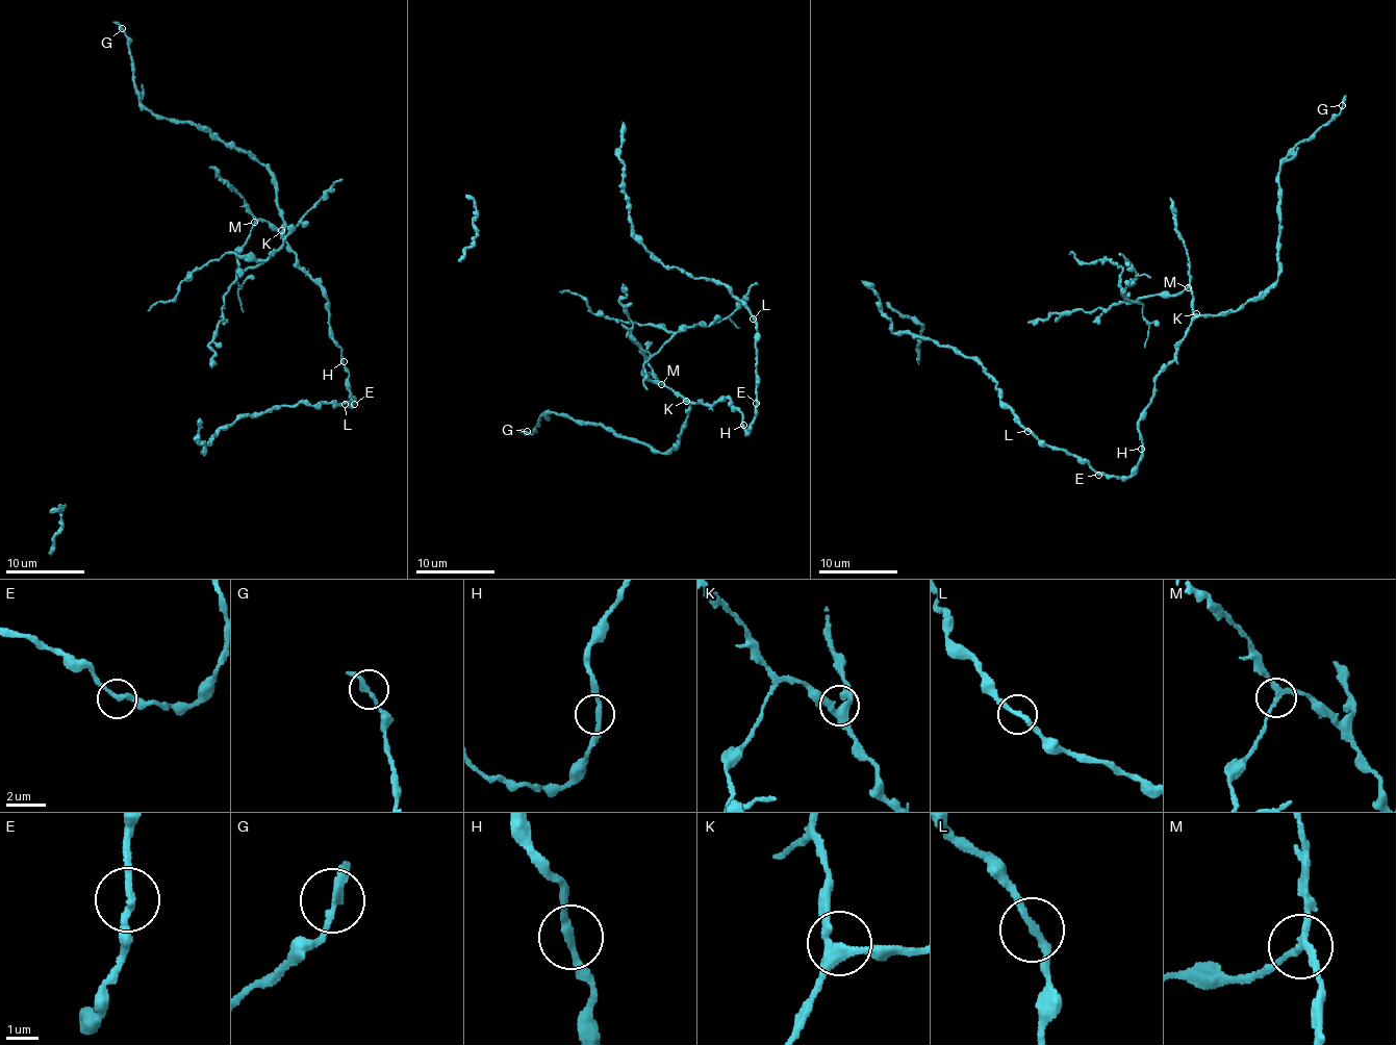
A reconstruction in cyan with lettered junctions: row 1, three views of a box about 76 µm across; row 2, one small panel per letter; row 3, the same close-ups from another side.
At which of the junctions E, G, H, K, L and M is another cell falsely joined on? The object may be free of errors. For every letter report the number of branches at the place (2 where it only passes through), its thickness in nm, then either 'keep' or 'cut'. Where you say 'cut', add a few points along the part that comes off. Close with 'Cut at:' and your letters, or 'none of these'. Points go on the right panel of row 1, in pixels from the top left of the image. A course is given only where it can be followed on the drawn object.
E: 2 | 200 nm | keep
G: 2 | 240 nm | keep
H: 2 | 200 nm | keep
K: 3 | 320 nm | keep
L: 2 | 220 nm | keep
M: 3 | 190 nm | cut | (1188, 287), (1174, 294), (1145, 296), (1139, 302), (1124, 296), (1122, 266), (1112, 259), (1084, 263), (1069, 253)
Cut at: M

